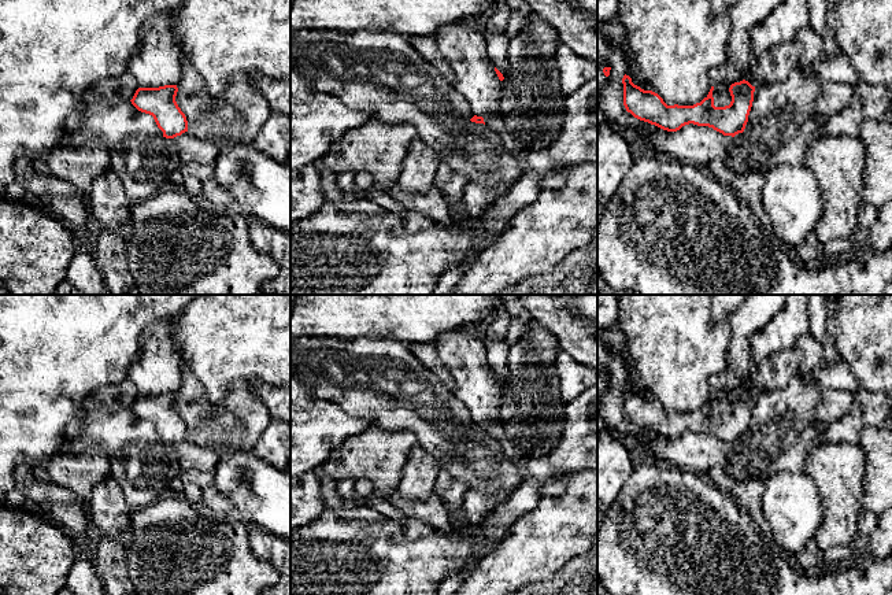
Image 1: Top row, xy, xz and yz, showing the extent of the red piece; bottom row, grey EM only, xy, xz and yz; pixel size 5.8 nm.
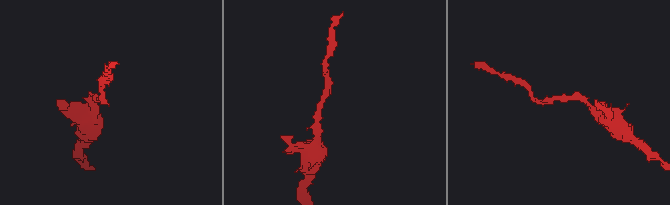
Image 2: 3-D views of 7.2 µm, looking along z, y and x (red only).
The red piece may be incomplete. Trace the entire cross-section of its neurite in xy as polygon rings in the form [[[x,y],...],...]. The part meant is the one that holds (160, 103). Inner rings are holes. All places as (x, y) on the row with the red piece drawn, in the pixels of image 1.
[[[177,85],[138,88],[130,100],[138,111],[153,117],[166,138],[188,132],[186,117],[175,101],[177,92]]]

